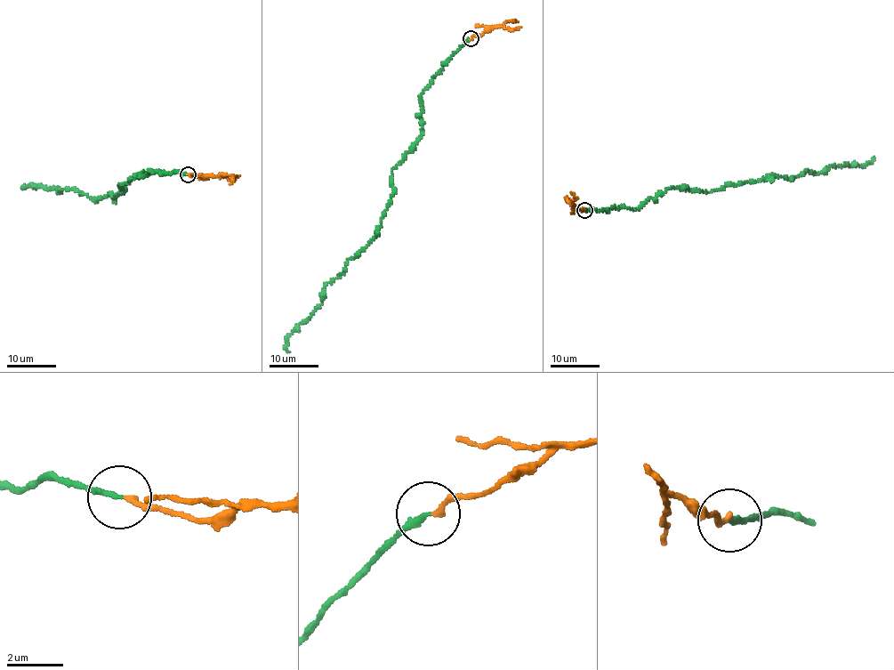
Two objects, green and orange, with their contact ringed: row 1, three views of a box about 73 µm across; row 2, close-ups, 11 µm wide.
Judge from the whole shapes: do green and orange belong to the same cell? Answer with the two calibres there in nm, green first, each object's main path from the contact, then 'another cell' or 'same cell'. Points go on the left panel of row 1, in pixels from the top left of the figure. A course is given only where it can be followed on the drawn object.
200/190 nm | green via (188, 174), (149, 171), (119, 183), (125, 189), (116, 196), (94, 198), (72, 189), (26, 184) | orange via (188, 174), (202, 179), (229, 175), (233, 178), (230, 185) | another cell

